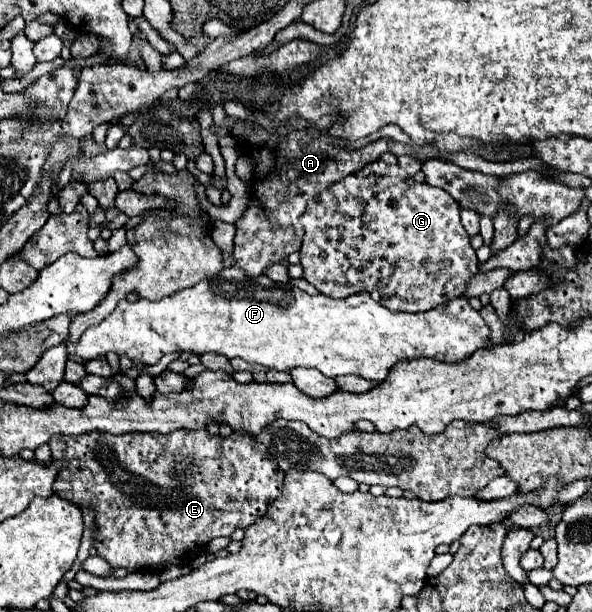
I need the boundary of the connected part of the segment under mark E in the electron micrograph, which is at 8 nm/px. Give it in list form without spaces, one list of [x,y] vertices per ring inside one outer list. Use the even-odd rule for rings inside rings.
[[[176,429],[172,433],[124,433],[124,435],[112,435],[112,433],[102,433],[102,431],[92,431],[92,433],[84,433],[84,435],[54,435],[54,439],[50,439],[50,451],[54,459],[62,459],[66,461],[66,467],[58,473],[58,479],[54,483],[54,493],[74,505],[86,503],[94,509],[94,525],[98,529],[98,533],[92,531],[94,535],[94,543],[92,547],[98,551],[100,557],[104,557],[112,567],[126,567],[128,571],[162,571],[168,565],[190,565],[190,561],[194,559],[194,555],[198,555],[206,543],[210,539],[216,537],[230,537],[234,529],[242,527],[246,529],[248,525],[252,525],[254,521],[258,521],[268,505],[278,499],[278,495],[282,493],[282,481],[284,481],[284,473],[280,471],[278,463],[270,457],[270,453],[266,451],[266,447],[262,447],[262,443],[258,443],[256,439],[252,439],[246,433],[232,433],[230,437],[220,437],[220,435],[210,435],[206,429],[200,431],[190,431],[190,429]]]

